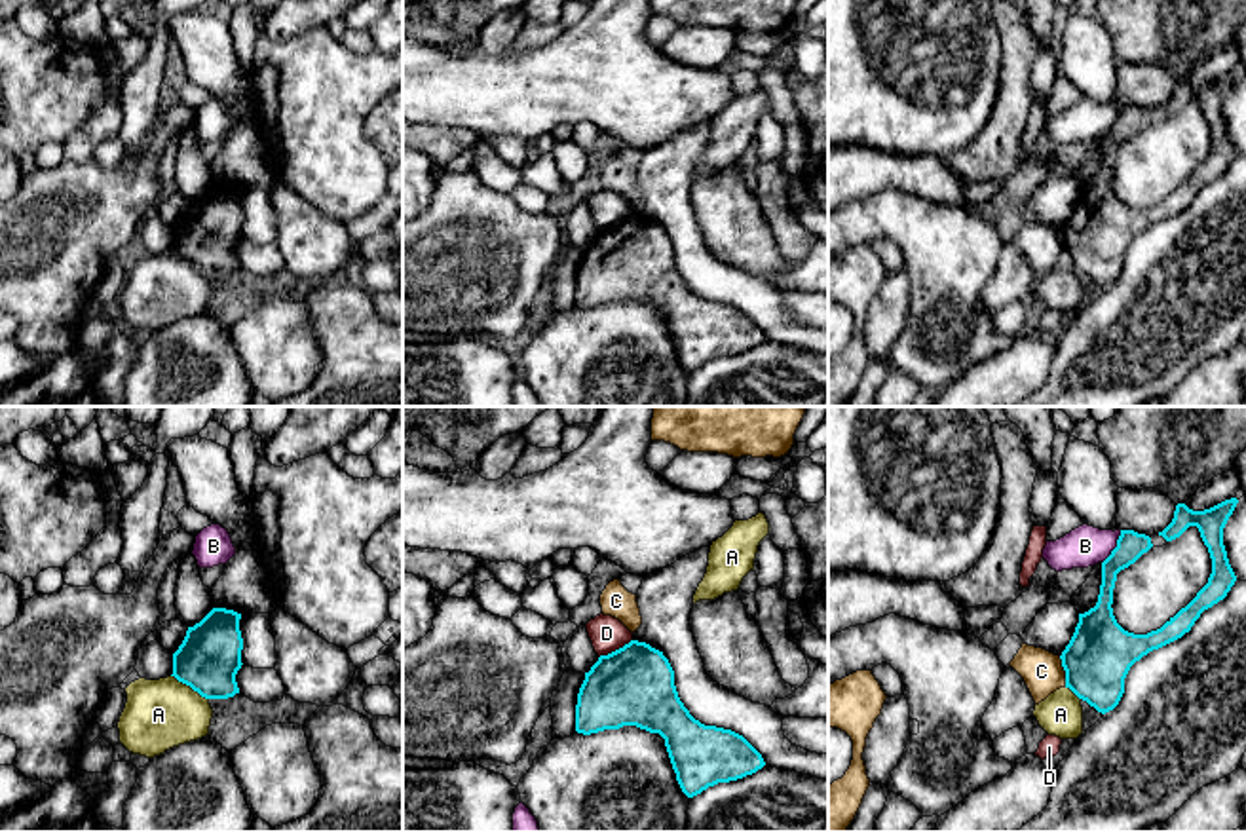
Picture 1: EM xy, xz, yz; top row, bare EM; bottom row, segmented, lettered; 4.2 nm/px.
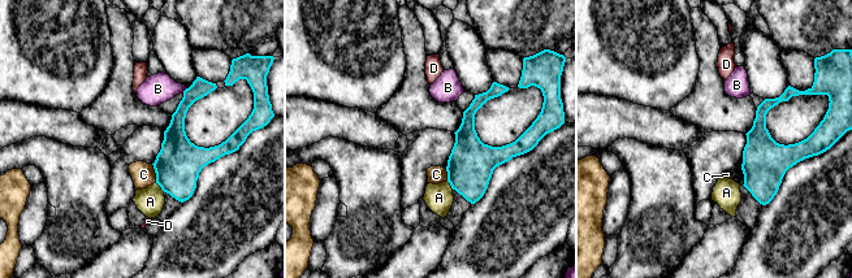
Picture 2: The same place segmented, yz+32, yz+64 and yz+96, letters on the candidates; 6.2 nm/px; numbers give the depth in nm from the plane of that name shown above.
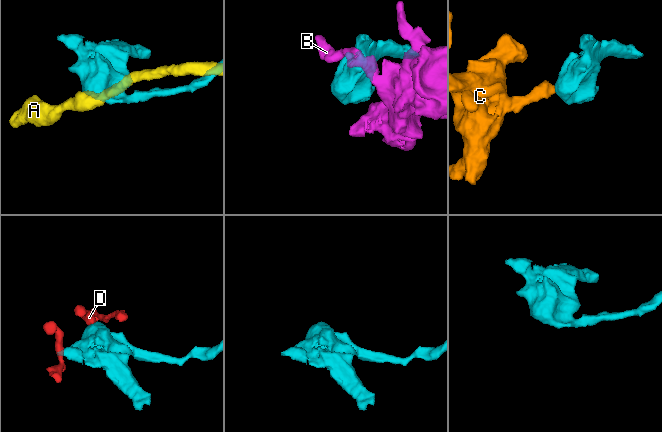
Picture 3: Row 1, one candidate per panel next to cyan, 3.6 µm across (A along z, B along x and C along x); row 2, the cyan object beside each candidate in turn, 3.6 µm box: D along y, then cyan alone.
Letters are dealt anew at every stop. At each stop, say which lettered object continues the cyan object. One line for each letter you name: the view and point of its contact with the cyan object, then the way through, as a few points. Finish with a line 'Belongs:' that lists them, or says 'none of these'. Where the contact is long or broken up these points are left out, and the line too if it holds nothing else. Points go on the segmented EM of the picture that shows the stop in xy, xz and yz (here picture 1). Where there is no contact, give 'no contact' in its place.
Belongs: none of these

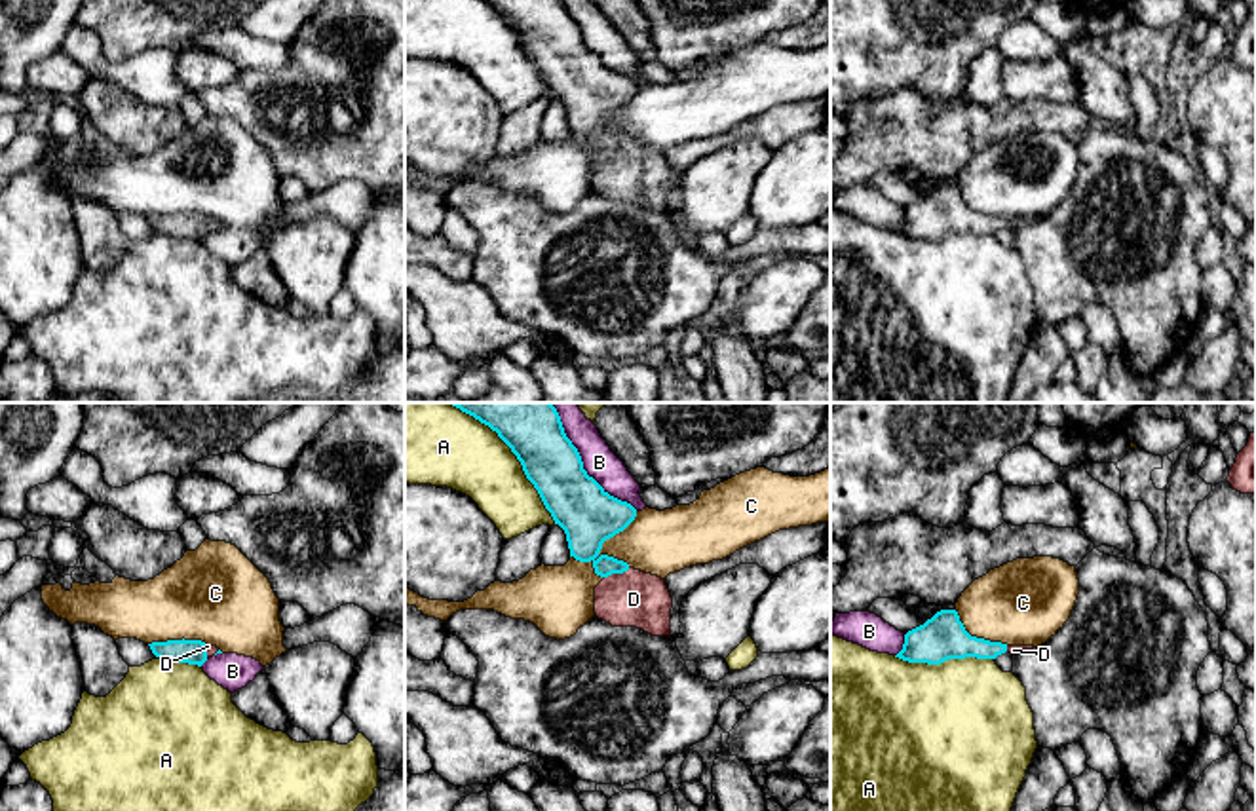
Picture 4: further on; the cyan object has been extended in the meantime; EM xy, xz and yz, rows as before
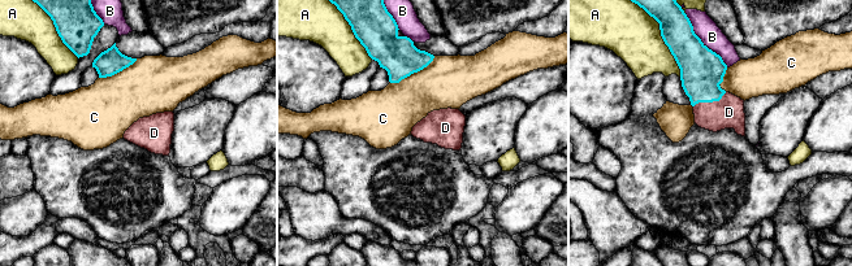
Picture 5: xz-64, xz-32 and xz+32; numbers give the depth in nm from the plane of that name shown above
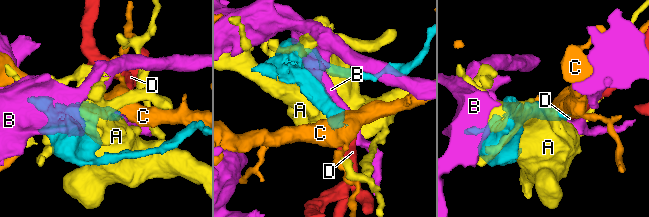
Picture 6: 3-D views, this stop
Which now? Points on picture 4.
D: xz (616, 572) | across xz (588, 521), (588, 546), (616, 572), (622, 587), (633, 599)
Belongs: D

